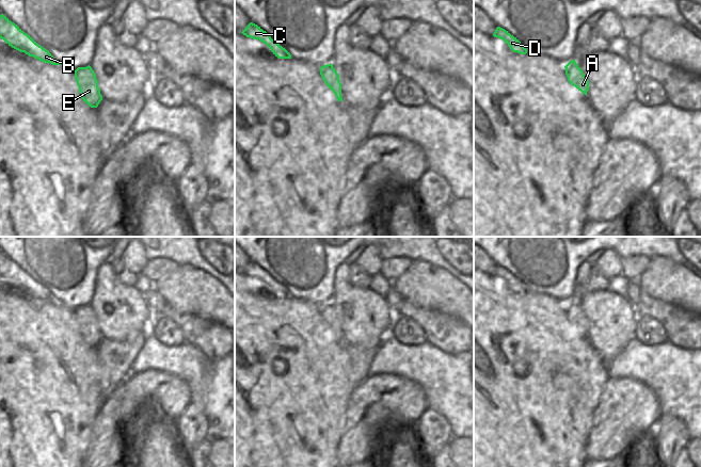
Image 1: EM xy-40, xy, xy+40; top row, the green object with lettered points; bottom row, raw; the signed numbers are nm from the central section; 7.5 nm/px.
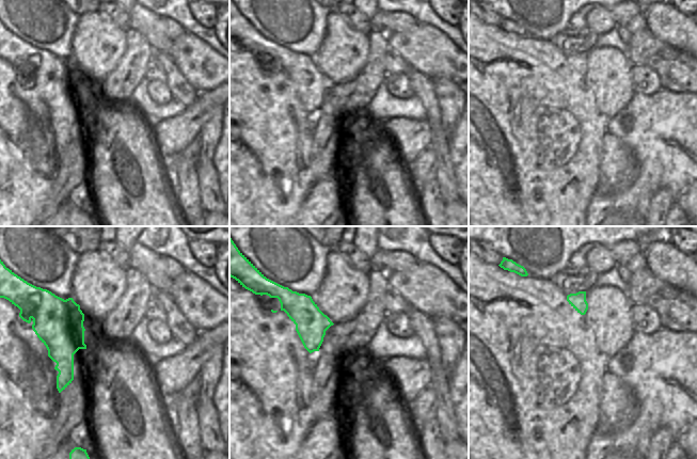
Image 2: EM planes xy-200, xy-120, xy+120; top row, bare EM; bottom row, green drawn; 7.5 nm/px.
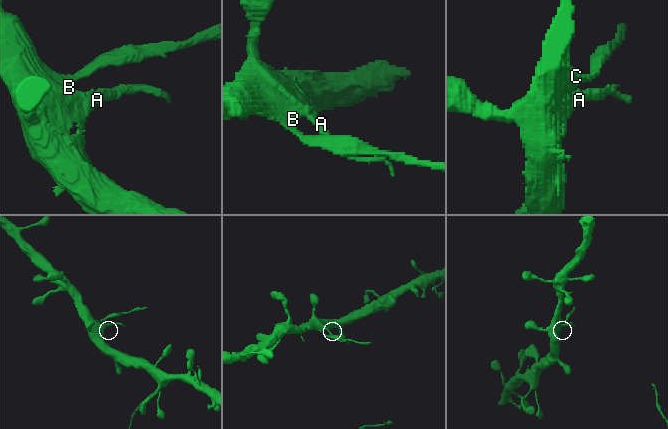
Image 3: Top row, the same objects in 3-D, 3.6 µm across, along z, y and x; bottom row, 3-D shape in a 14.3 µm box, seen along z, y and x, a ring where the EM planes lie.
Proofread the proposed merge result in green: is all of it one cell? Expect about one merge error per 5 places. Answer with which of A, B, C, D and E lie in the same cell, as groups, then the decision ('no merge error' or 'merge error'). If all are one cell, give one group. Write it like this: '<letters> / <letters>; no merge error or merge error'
A B C D E; no merge error

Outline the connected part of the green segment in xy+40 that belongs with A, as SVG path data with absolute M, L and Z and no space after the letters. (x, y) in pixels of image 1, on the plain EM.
M575 299L570 300L564 305L564 307L568 320L587 335L587 331L589 328L589 320L585 316L580 306L576 303Z

